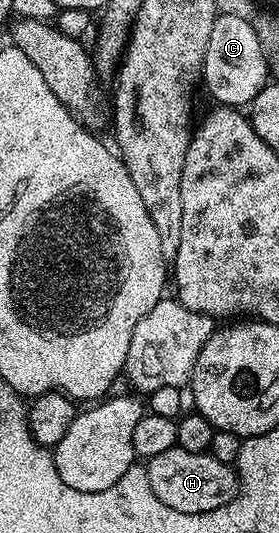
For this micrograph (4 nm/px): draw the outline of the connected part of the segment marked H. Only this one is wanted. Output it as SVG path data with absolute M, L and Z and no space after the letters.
M176 444L169 452L153 456L147 463L147 475L153 484L153 492L161 504L169 504L177 512L208 514L232 502L239 492L239 475L230 462L222 462L210 452L198 454L185 452Z

